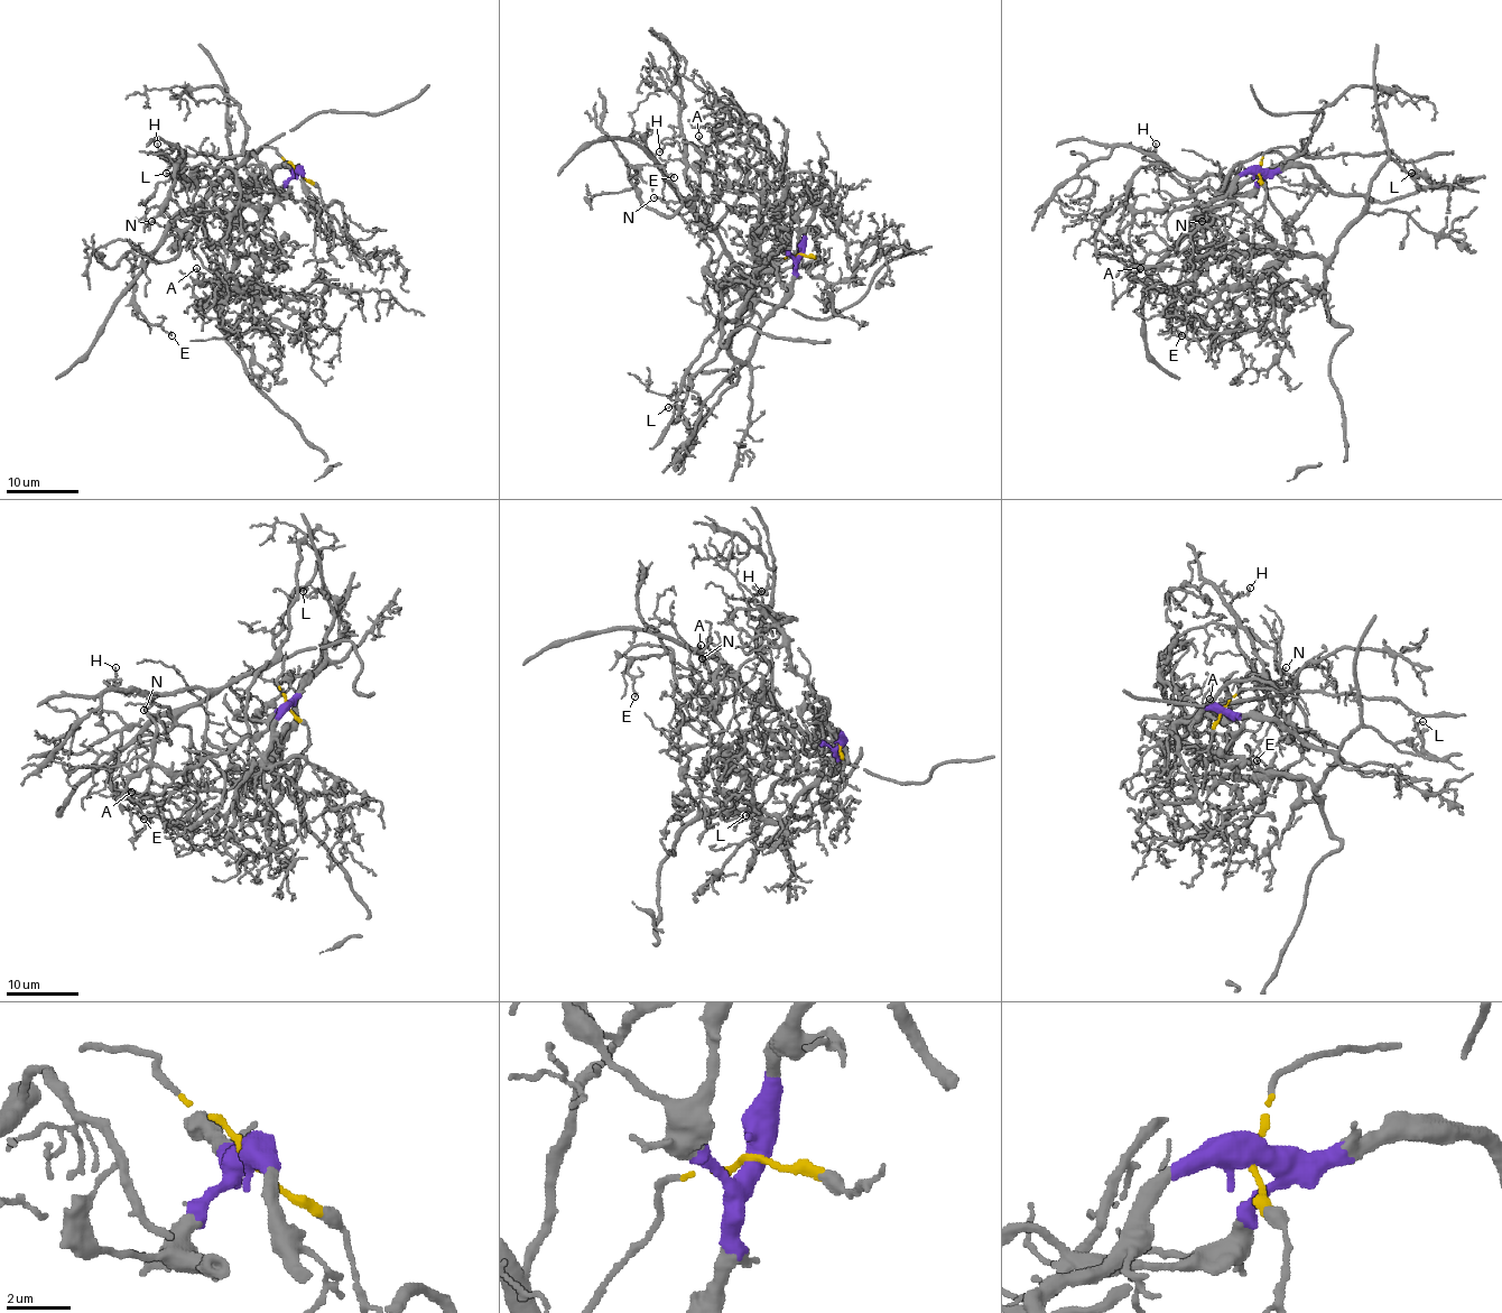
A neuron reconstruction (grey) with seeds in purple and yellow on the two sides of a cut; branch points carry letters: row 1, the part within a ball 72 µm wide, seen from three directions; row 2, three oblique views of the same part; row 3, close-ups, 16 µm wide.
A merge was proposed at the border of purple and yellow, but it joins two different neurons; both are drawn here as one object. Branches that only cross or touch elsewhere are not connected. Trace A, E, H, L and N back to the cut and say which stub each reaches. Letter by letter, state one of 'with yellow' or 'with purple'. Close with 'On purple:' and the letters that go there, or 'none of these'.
A: with yellow
E: with yellow
H: with yellow
L: with yellow
N: with yellow
On purple: none of these

